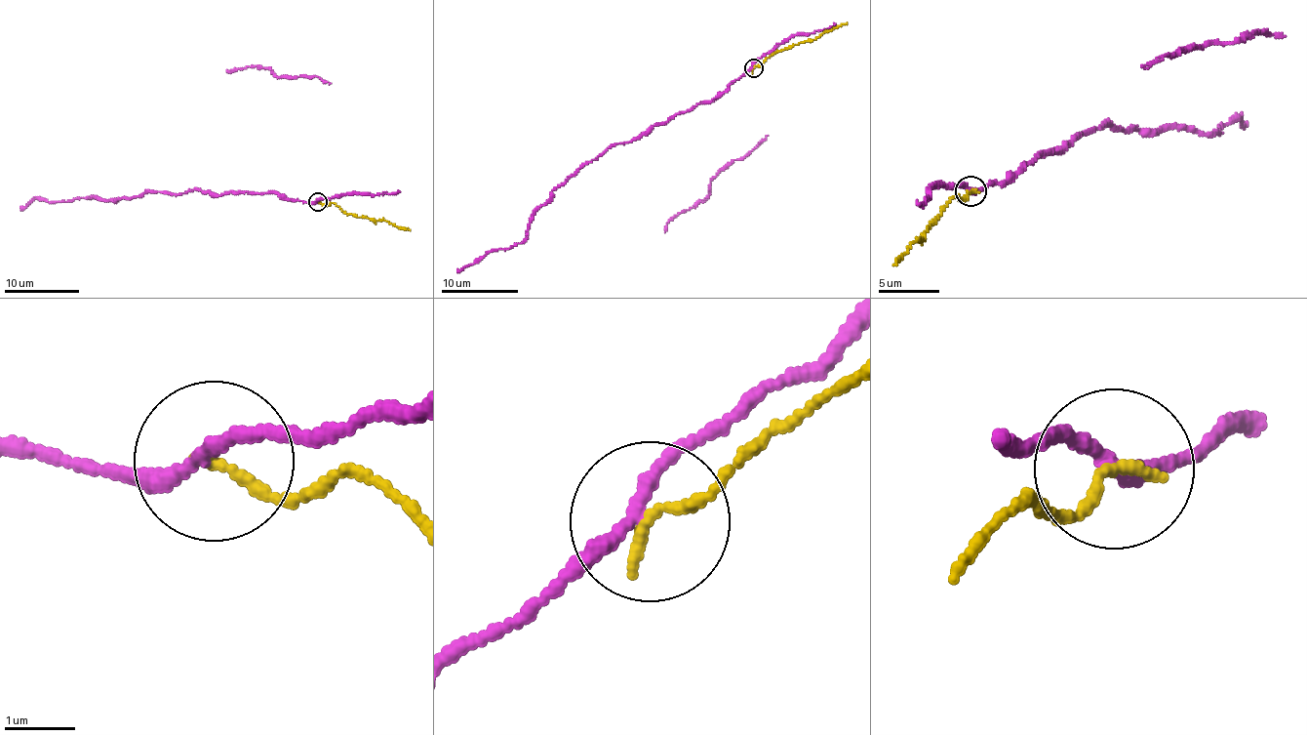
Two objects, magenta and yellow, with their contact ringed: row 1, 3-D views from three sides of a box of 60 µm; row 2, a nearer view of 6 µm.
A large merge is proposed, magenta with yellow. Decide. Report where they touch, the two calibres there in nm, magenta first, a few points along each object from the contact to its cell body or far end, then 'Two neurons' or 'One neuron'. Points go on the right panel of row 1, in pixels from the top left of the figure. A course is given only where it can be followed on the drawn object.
Place: (970, 190). Thickness 180 nm (magenta) against 190 nm. Course of magenta: (970, 190), (1022, 170), (1038, 152), (1102, 122), (1214, 134), (1242, 115), (1244, 128). Course of yellow: (970, 190), (961, 199), (953, 198), (919, 240), (893, 265). Two neurons

